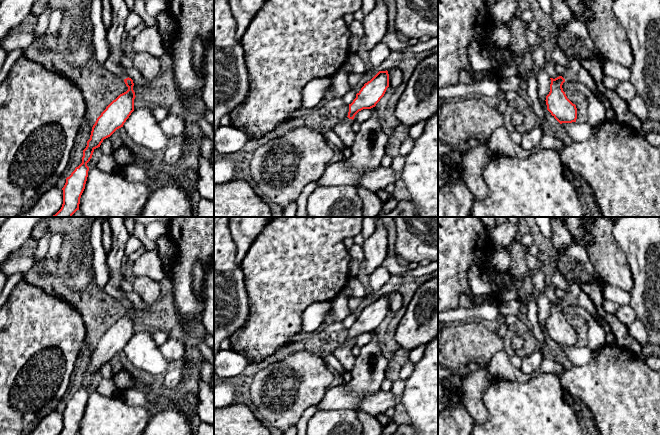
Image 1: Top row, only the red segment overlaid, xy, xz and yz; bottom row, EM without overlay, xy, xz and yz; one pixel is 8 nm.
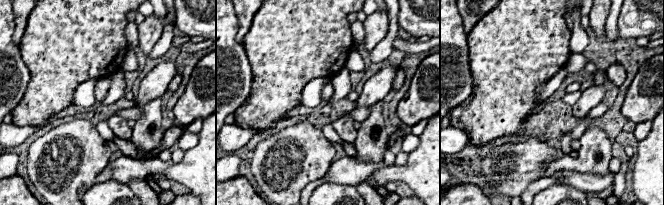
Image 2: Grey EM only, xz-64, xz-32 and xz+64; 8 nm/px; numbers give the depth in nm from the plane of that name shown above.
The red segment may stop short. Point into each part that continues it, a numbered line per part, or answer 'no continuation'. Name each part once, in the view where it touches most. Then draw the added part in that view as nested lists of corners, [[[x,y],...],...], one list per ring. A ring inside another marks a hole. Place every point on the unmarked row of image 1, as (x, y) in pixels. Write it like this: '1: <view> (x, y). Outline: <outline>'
1: xz (343, 354). Outline: [[[344,342],[333,351],[334,357],[343,365],[345,370],[351,372],[355,365],[356,357],[351,353],[352,343]]]

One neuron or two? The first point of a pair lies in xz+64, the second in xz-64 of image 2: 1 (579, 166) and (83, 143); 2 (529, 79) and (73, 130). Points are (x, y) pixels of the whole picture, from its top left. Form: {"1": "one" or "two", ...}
{"1": "two", "2": "two"}

